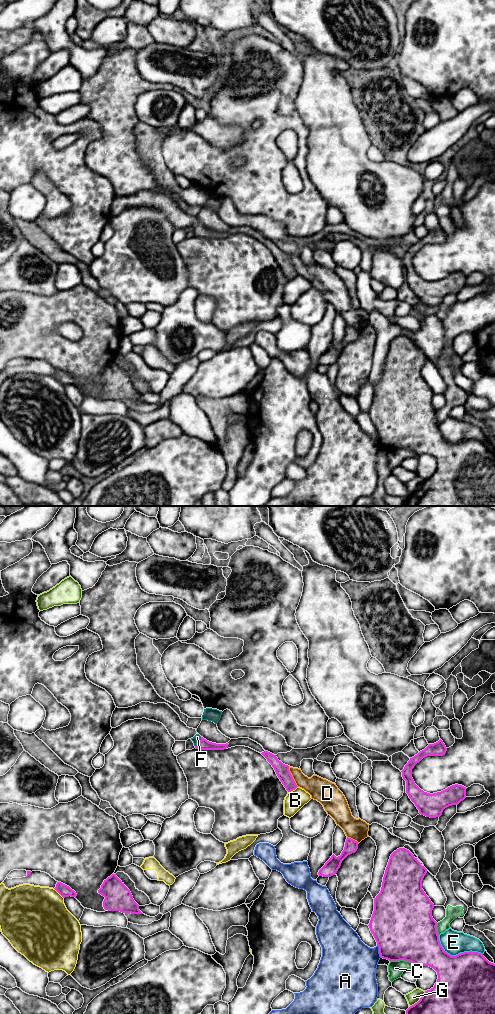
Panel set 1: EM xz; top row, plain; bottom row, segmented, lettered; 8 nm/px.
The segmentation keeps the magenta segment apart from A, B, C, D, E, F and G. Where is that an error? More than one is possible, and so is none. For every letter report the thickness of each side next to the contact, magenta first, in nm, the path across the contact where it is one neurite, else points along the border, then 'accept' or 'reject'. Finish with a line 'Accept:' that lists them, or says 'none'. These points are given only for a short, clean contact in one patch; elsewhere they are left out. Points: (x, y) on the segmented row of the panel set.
A: 460 nm thick on the magenta side, 400 nm on the other; reject
B: 110 nm thick on the magenta side, 160 nm on the other; reject
C: 500 nm thick on the magenta side, 130 nm on the other; reject
D: 110 nm thick on the magenta side, 170 nm on the other; reject
E: 460 nm thick on the magenta side, 190 nm on the other; reject
F: 90 nm thick on the magenta side, 60 nm on the other; runs through xz (203, 744), (197, 742), (197, 737); accept
G: 300 nm thick on the magenta side, 100 nm on the other; reject
Accept: F

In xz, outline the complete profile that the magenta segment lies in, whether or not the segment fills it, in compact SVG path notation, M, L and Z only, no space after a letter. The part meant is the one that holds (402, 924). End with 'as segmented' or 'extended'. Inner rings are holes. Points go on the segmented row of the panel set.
M405 848L394 851L383 877L380 893L374 899L374 911L369 928L379 947L380 957L389 961L409 961L418 967L429 966L438 975L437 982L425 991L420 1000L406 1010L406 1014L495 1014L495 964L481 953L464 952L451 956L439 941L437 922L432 917L434 904L422 889L427 869Z; as segmented

